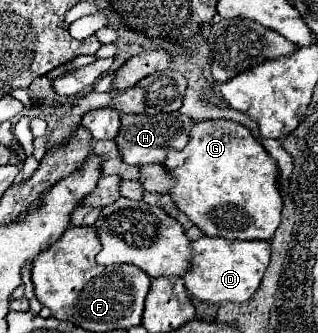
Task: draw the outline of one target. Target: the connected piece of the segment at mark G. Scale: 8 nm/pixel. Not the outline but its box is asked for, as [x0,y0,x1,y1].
[164,121,282,239]

